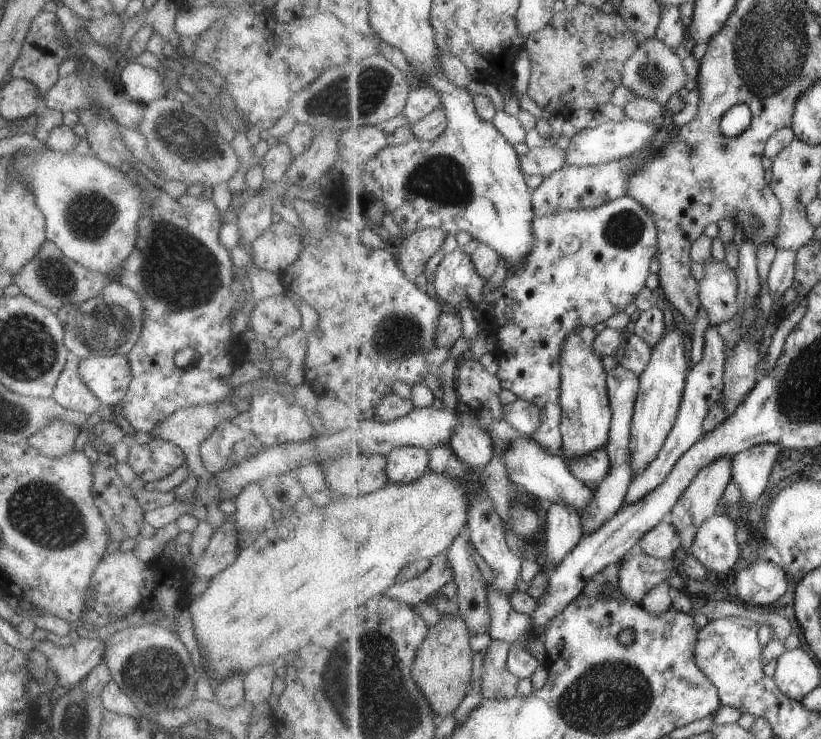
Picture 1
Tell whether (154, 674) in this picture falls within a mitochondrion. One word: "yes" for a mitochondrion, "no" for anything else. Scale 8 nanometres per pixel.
yes

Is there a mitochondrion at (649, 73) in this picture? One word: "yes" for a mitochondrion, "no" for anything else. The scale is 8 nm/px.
yes

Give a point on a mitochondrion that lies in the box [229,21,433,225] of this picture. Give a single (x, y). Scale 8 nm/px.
(360, 95)

